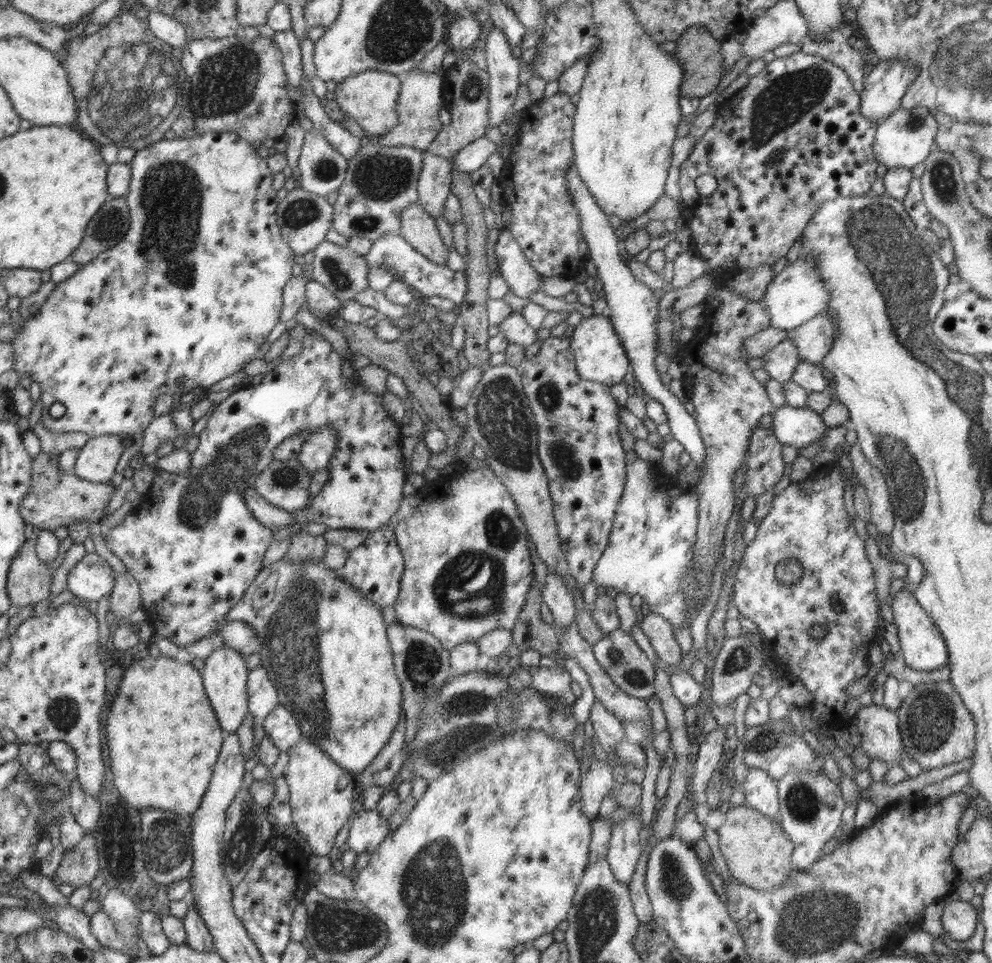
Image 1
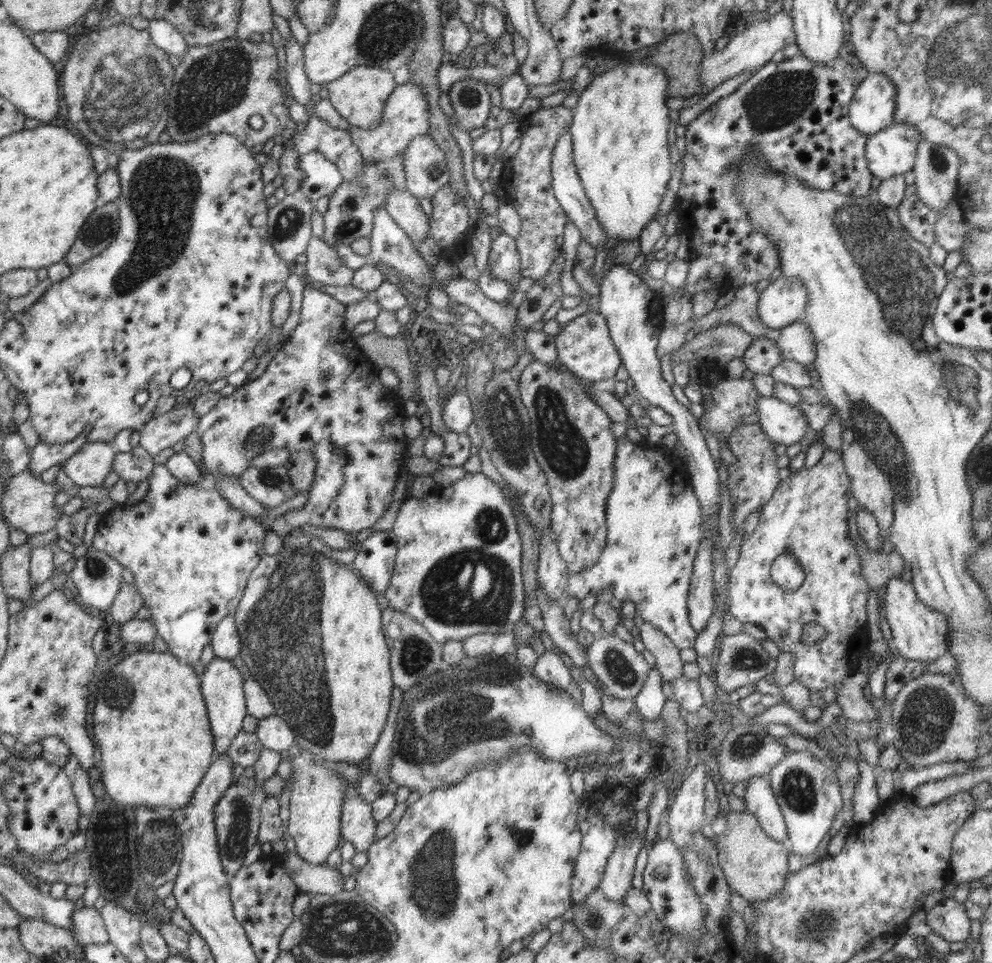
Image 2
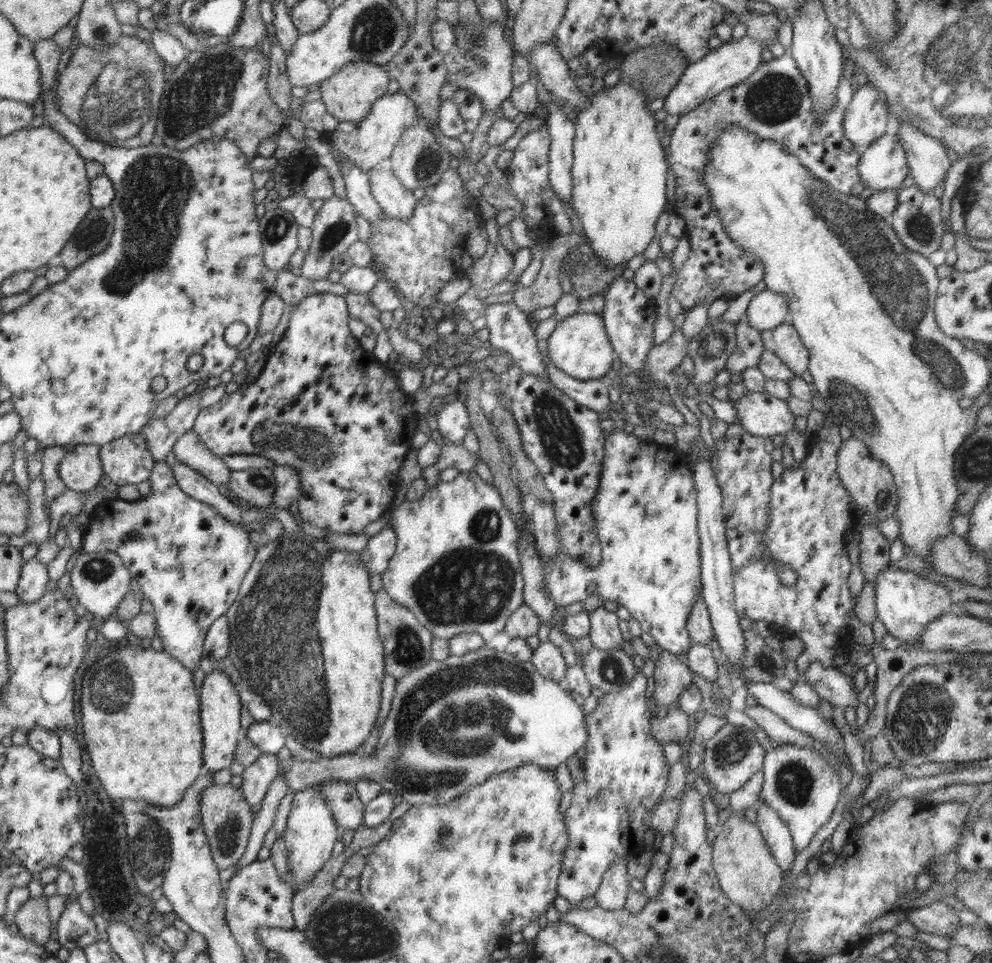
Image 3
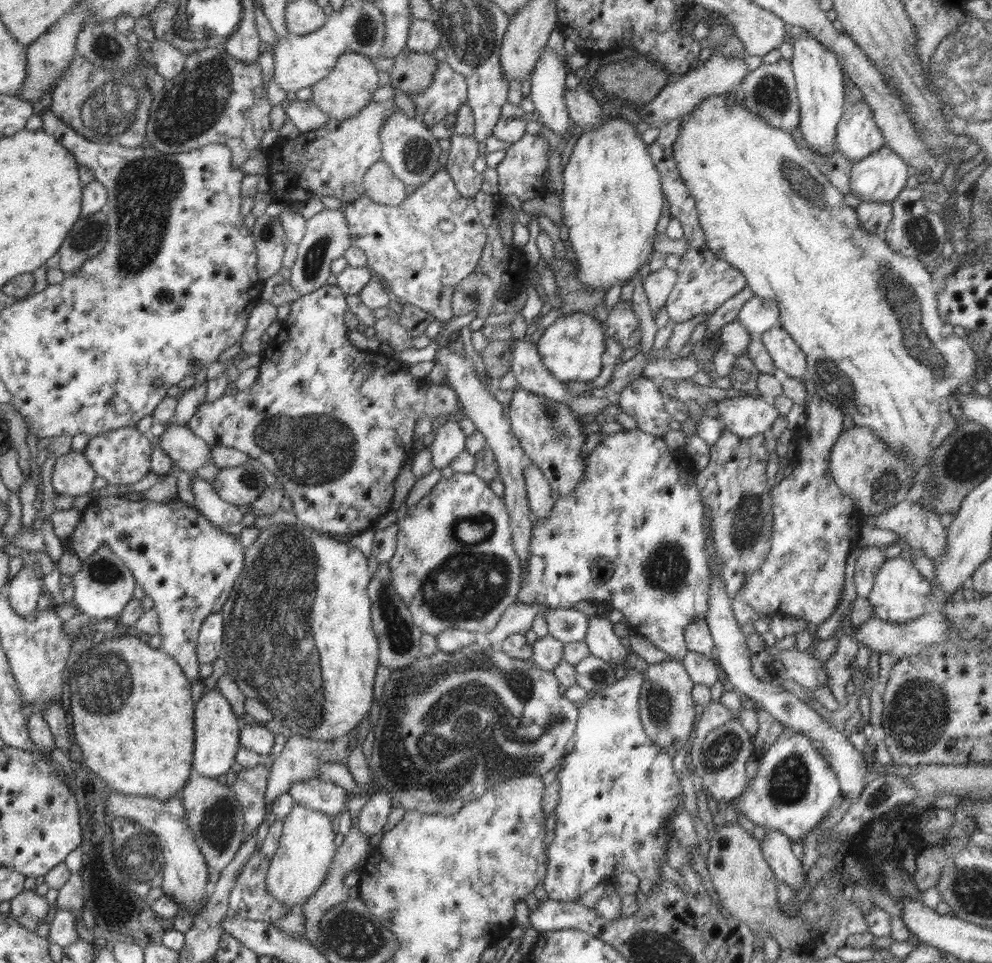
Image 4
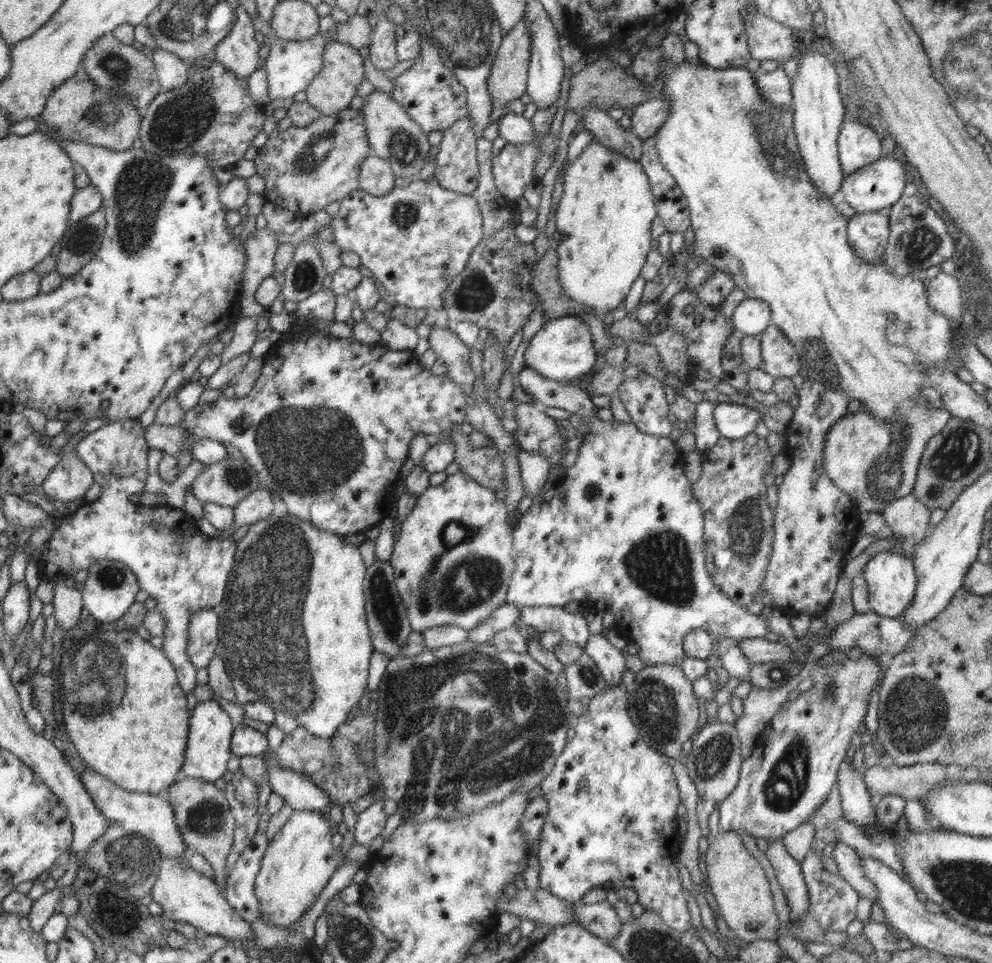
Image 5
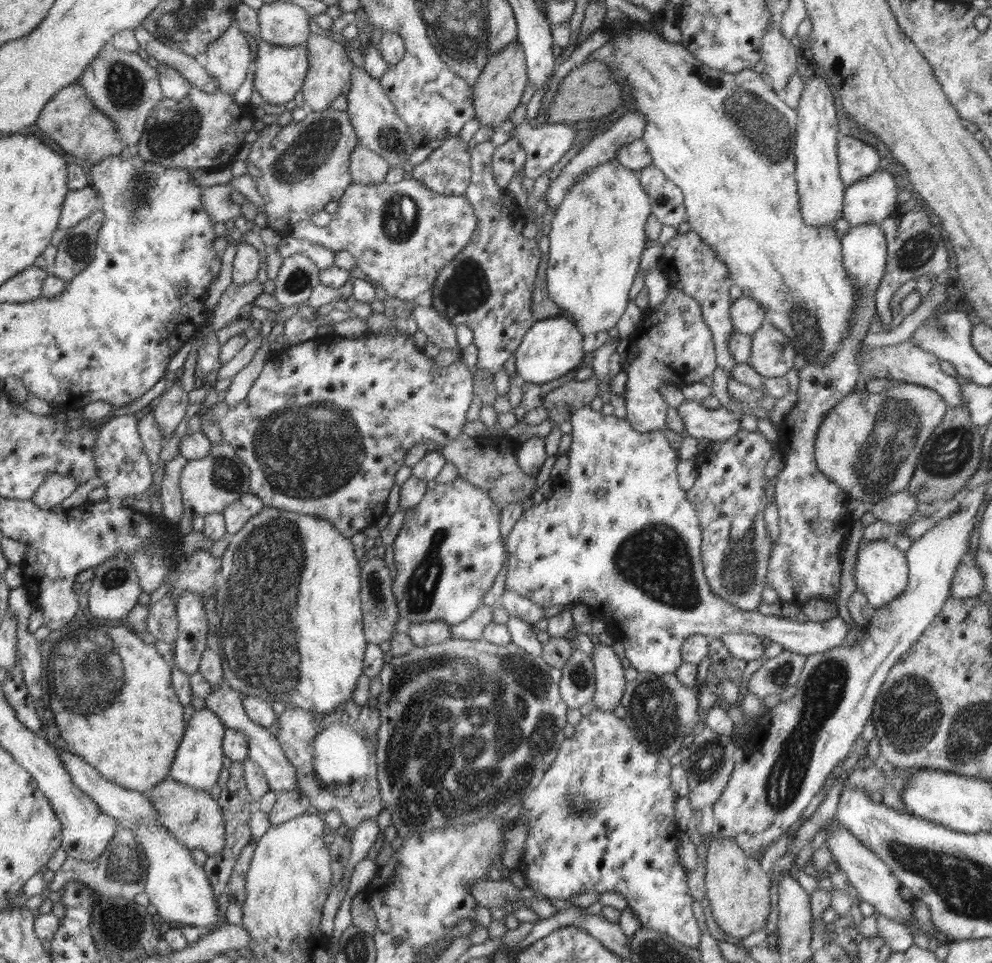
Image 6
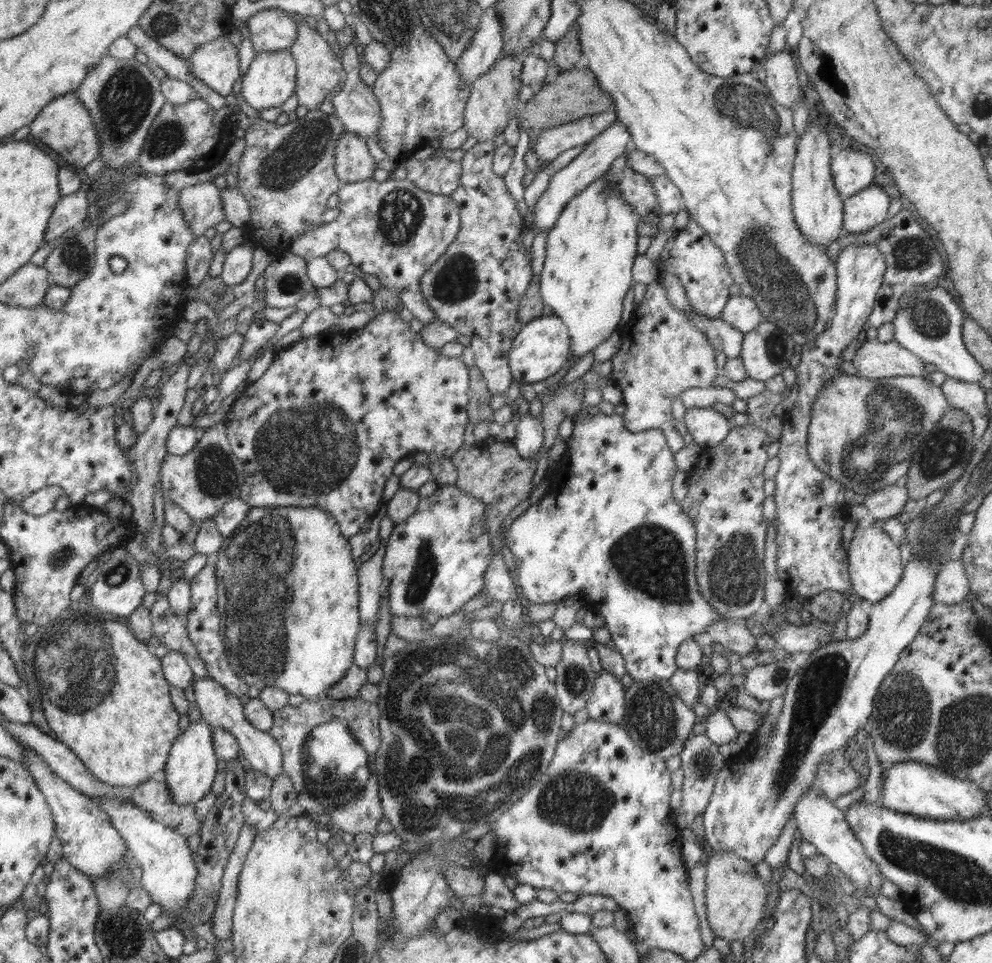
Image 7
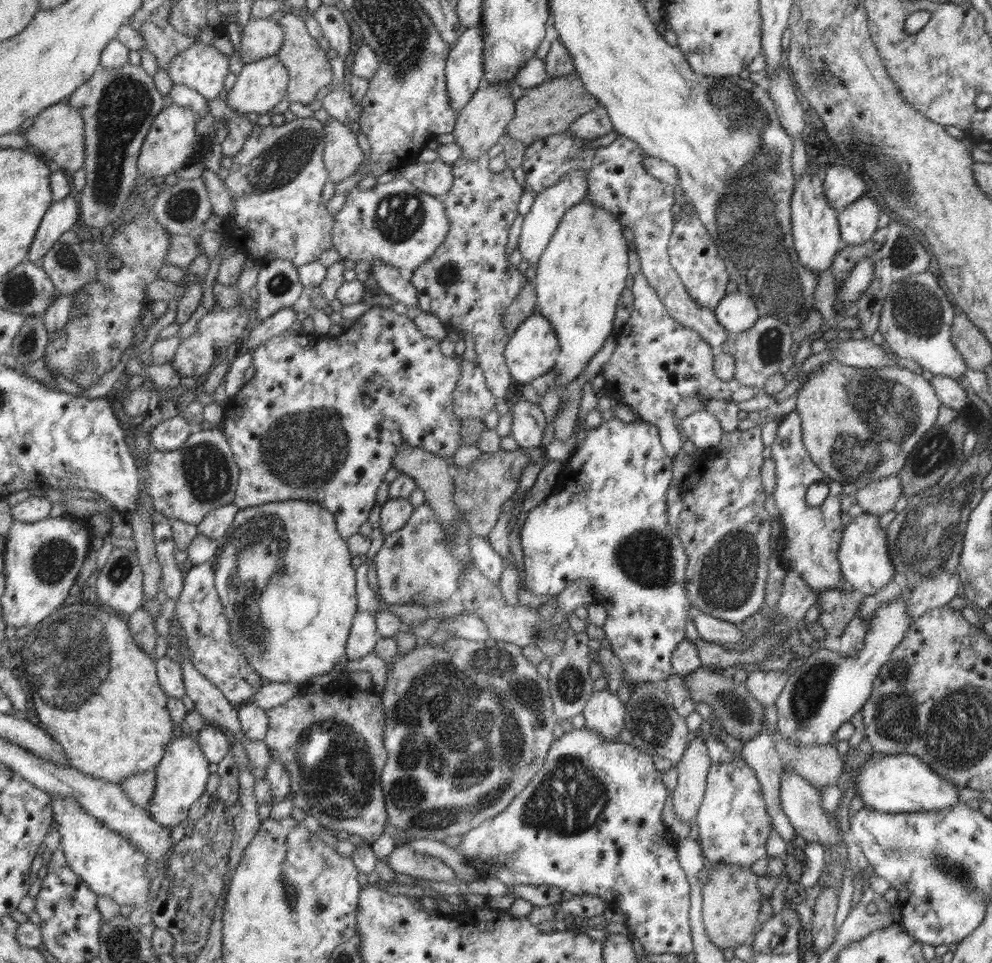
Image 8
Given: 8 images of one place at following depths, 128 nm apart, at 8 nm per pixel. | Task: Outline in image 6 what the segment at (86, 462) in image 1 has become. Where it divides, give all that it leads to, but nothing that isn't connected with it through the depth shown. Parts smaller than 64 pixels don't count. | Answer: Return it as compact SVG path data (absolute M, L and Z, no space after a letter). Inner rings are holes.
M50 475L32 496L32 501L42 509L52 509L62 503L78 488L78 479L68 475Z

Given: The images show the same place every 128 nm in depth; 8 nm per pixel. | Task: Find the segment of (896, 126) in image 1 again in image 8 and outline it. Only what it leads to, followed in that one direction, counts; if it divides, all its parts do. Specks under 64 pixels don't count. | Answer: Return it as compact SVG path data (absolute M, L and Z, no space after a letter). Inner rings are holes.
M860 197L839 211L840 237L850 245L862 244L870 239L883 214L883 208L876 199Z

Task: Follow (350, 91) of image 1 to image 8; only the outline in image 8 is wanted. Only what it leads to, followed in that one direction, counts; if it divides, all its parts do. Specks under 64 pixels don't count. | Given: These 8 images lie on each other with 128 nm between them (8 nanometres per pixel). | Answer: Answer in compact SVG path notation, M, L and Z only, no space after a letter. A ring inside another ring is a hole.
M296 13L285 14L278 20L278 23L284 27L284 35L286 35L286 40L282 42L282 48L276 54L278 59L286 65L290 76L286 100L290 103L312 103L320 98L327 89L330 89L333 80L333 70L326 55L327 52L321 49L318 41L308 33L304 19Z

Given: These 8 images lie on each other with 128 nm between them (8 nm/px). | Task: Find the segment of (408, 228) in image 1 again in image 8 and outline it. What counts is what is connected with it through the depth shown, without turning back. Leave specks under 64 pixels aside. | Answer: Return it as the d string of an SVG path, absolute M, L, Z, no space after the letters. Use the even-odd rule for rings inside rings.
M330 118L322 135L322 161L330 181L338 183L358 174L358 168L367 160L358 144L357 134L338 120Z

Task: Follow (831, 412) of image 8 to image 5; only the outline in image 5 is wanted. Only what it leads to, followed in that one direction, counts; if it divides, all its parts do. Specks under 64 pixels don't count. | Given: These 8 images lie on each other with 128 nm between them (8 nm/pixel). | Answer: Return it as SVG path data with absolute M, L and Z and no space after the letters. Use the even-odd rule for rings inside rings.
M900 400L896 414L890 418L876 418L872 412L862 410L846 412L826 434L824 442L824 470L830 480L850 496L859 512L884 510L890 502L912 495L922 453L932 436L942 432L951 414L946 408L935 408L928 402Z

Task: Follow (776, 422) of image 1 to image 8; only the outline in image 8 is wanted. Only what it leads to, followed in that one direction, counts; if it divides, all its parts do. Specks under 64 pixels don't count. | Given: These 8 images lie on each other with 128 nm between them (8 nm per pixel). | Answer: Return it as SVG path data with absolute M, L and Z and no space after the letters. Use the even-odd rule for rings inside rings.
M706 409L683 418L680 427L684 436L693 442L699 452L706 452L706 448L717 447L725 433L718 419Z

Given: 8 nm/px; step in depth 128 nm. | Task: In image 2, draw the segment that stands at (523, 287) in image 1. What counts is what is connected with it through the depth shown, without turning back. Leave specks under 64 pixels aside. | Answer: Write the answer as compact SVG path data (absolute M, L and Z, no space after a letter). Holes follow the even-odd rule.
M497 234L490 246L488 258L488 270L494 278L506 280L512 284L512 288L518 286L522 280L520 254L517 251L515 239L506 234Z

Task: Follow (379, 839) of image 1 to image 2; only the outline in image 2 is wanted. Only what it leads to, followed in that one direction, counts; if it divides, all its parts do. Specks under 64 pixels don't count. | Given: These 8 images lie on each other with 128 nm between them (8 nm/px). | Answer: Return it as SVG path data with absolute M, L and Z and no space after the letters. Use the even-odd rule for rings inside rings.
M352 784L345 792L340 826L344 841L352 843L357 852L367 852L377 840L377 822L371 804L362 800L359 790Z

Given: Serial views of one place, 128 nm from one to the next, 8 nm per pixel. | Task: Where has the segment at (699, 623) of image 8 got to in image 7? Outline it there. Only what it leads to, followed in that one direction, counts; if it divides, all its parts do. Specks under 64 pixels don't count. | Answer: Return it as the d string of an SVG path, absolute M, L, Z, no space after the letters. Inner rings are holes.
M717 621L706 632L714 645L720 646L724 652L731 651L738 656L749 655L756 647L757 639L740 621Z

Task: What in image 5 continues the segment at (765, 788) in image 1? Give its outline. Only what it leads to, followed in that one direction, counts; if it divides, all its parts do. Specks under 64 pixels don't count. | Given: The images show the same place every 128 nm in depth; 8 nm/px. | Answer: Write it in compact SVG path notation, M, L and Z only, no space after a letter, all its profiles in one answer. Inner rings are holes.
M782 838L768 840L768 849L765 852L766 858L774 868L776 878L787 899L787 906L790 906L790 921L792 923L800 922L800 917L808 912L808 891L807 884L802 875L800 863L792 858L792 855L786 851Z

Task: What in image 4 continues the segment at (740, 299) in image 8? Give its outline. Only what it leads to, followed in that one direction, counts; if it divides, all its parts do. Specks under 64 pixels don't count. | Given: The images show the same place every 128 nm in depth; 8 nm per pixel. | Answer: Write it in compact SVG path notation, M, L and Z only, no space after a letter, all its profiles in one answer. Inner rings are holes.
M756 295L744 303L737 319L753 337L761 335L770 328L781 326L778 303Z

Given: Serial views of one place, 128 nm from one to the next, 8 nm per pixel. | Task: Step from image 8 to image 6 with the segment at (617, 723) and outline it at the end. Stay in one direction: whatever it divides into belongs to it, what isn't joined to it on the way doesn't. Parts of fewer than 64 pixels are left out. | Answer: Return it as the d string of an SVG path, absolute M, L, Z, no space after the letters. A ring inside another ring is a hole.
M606 644L594 645L591 656L595 666L596 691L593 697L596 708L602 712L613 712L621 703L627 688L624 679L622 660L614 653L614 649Z

